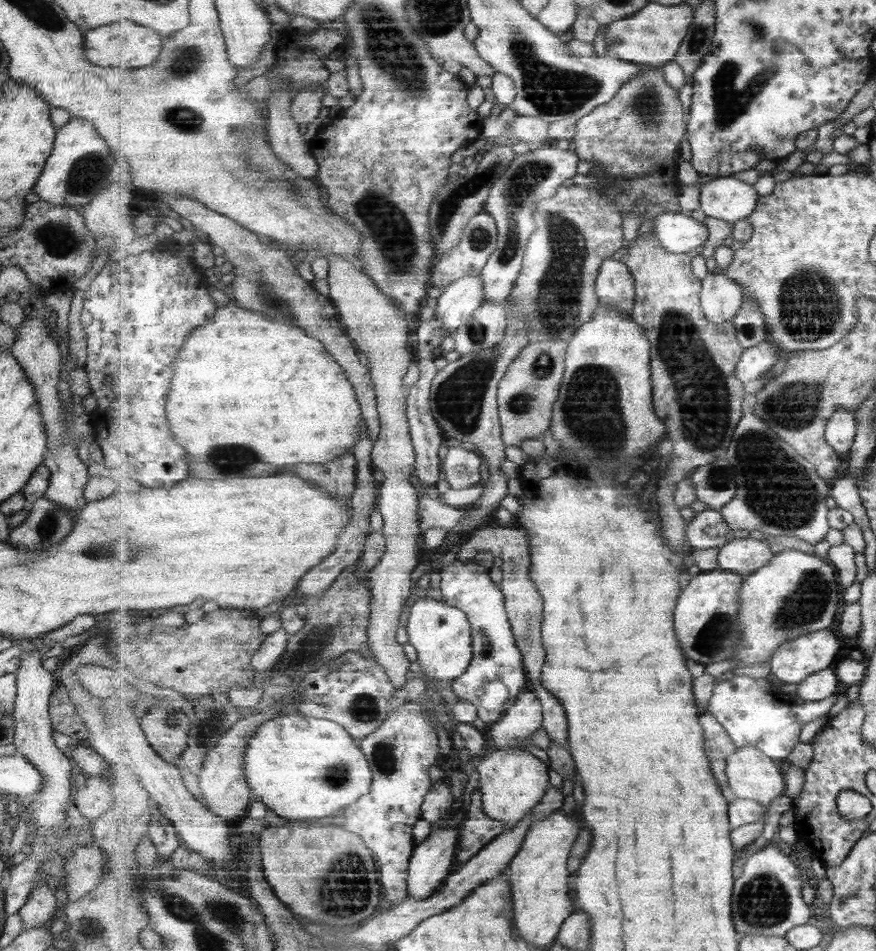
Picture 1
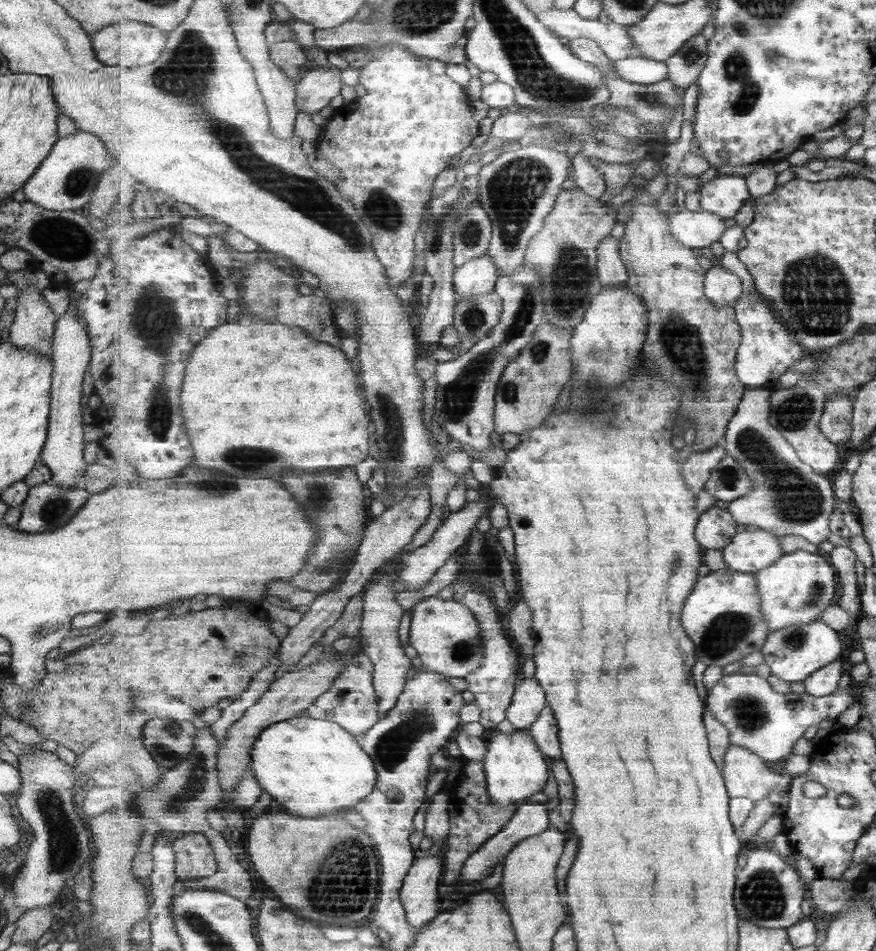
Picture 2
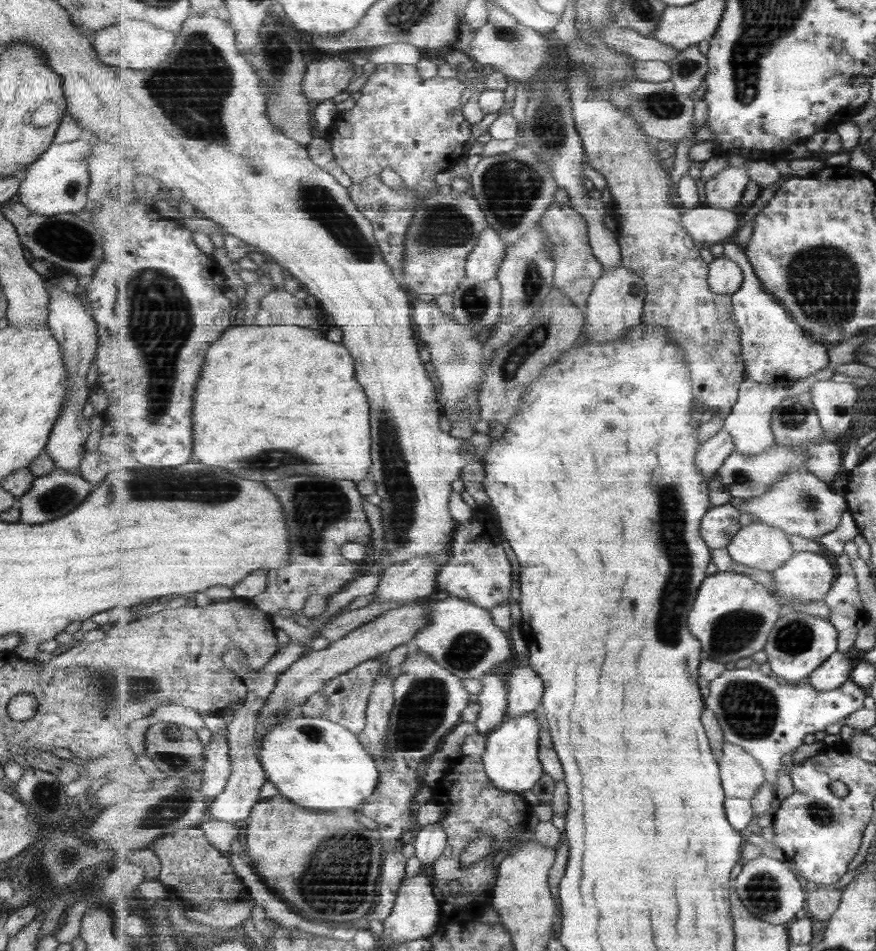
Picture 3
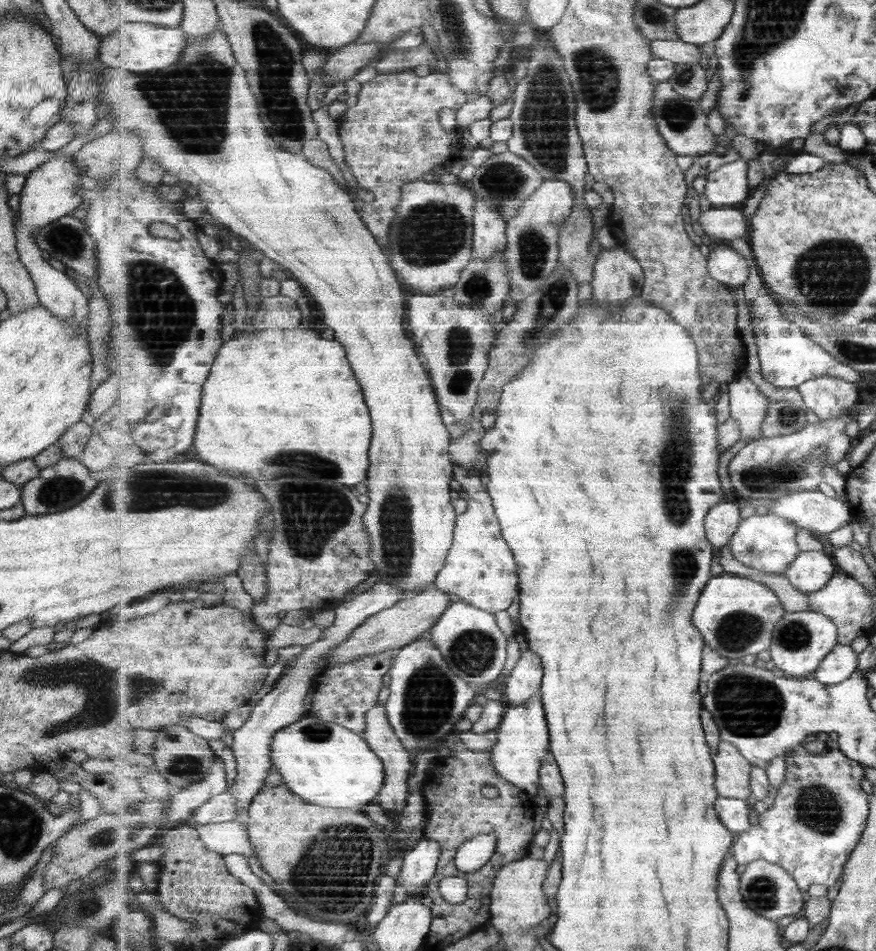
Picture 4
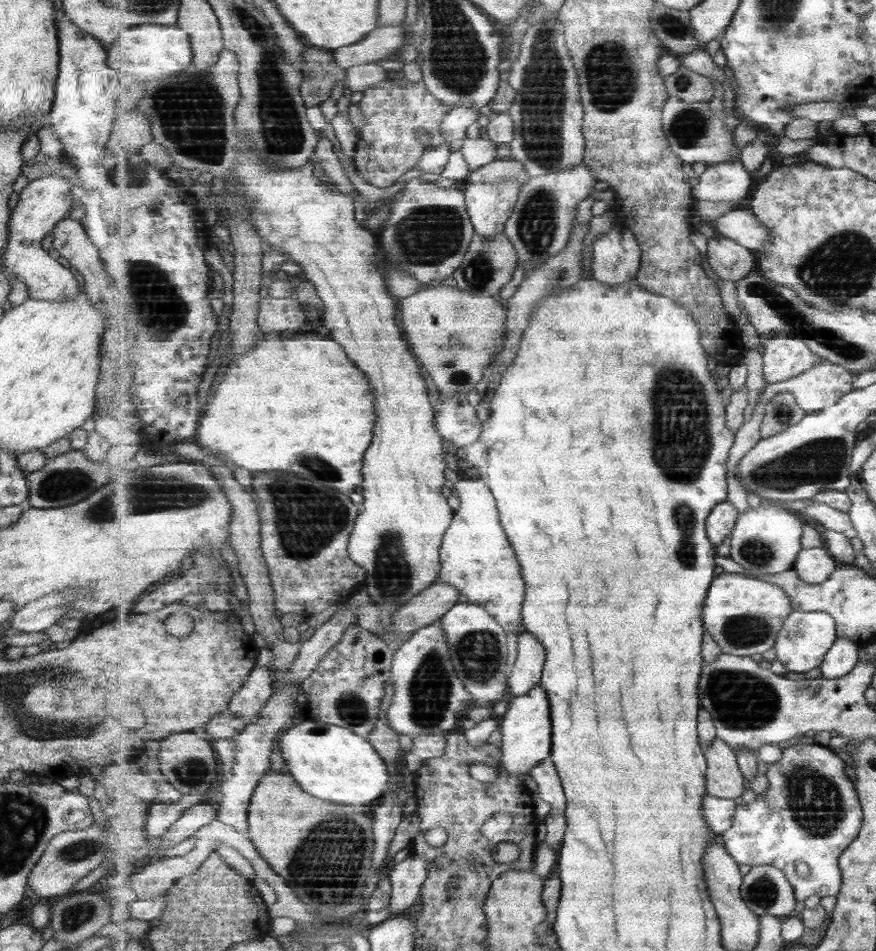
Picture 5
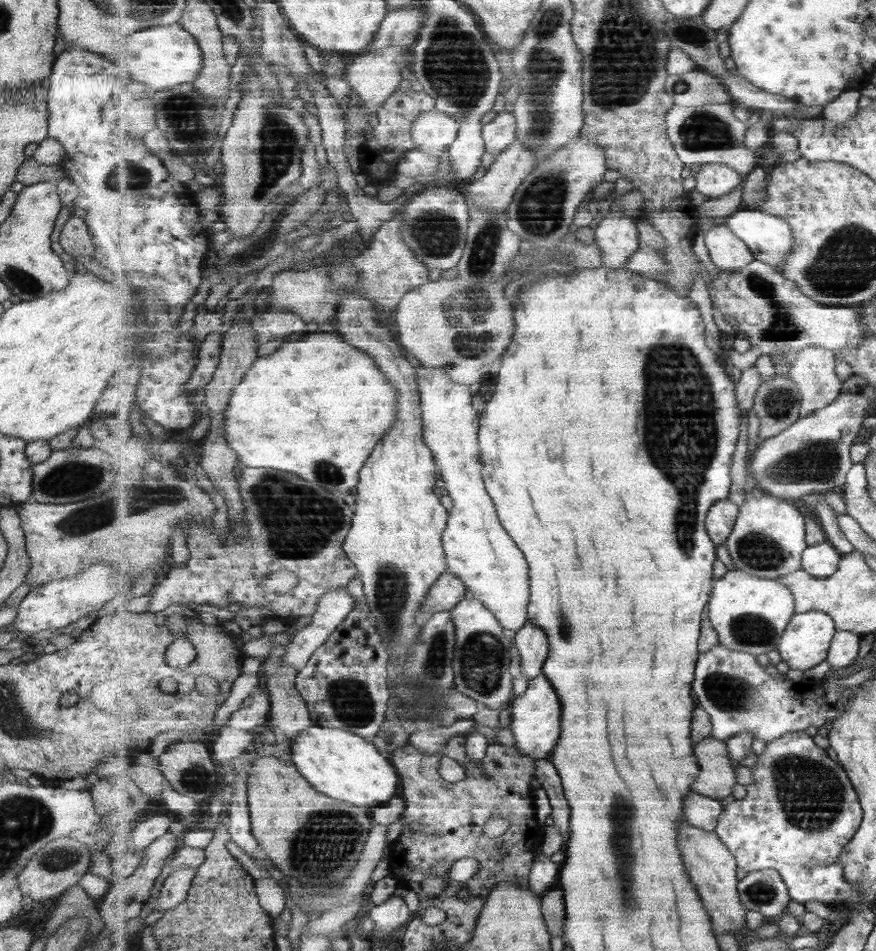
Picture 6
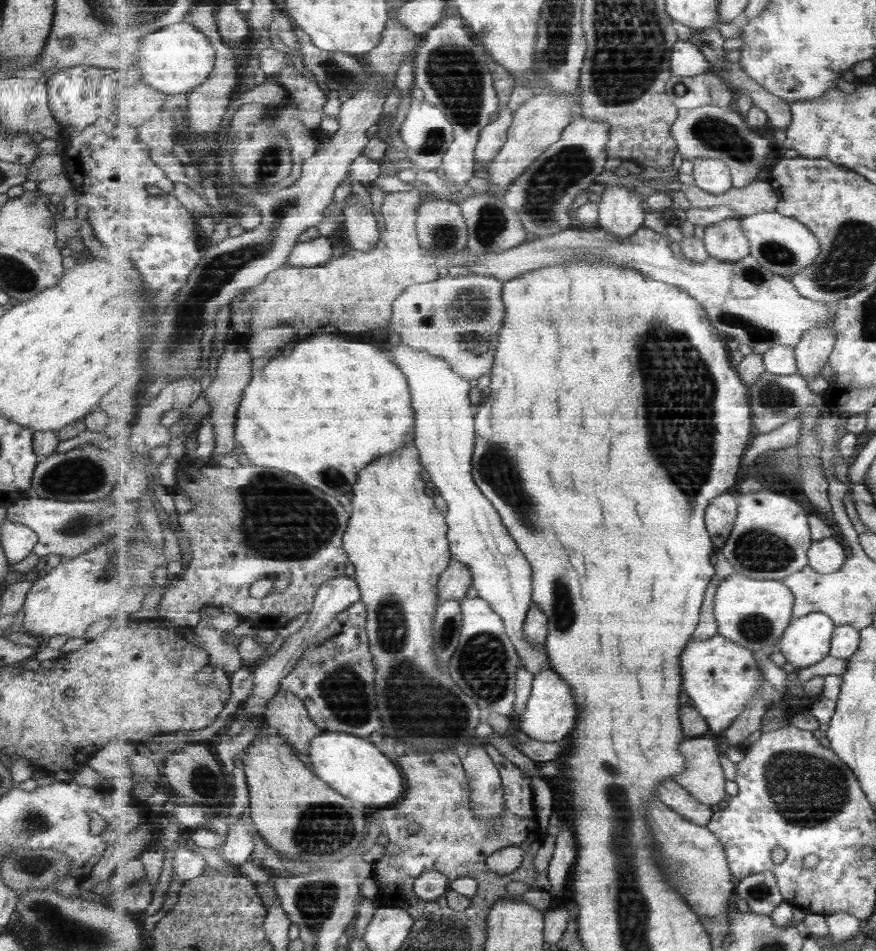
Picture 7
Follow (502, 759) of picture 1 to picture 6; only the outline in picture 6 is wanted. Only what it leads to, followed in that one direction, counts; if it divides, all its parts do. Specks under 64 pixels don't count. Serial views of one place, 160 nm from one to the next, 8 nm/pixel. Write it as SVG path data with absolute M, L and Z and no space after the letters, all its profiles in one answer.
M543 672L537 678L530 679L525 694L516 696L511 703L512 723L510 729L515 737L516 747L525 755L534 759L547 759L558 746L563 725L562 700L554 684Z

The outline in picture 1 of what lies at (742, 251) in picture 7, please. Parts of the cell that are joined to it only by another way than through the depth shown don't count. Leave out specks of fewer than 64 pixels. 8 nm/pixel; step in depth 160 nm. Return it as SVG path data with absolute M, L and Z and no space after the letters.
M725 272L708 273L702 280L702 309L715 324L735 320L745 300L742 285Z

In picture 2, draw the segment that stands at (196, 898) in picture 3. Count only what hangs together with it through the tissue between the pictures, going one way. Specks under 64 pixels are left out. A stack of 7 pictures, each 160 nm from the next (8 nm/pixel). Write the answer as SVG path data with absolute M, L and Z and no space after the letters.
M203 833L175 835L175 874L178 880L207 878L218 872L214 847Z

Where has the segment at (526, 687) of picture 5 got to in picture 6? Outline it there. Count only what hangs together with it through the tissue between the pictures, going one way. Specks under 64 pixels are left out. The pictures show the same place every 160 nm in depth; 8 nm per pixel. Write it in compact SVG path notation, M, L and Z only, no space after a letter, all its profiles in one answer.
M527 622L513 635L515 647L522 658L521 670L529 679L537 678L544 670L549 656L549 641L546 632L538 624Z

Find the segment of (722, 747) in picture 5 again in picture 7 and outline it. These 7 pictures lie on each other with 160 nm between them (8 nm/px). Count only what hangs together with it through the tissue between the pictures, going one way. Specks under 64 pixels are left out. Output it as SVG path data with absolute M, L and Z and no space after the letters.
M704 736L685 738L680 749L687 768L675 780L699 802L715 809L727 798L725 782L728 779L715 740Z

